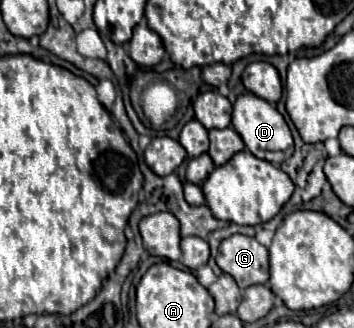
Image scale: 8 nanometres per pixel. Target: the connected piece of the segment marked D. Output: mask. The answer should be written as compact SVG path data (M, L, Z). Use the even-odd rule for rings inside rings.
M246 92L246 94L240 94L234 102L234 114L232 114L232 128L242 136L246 148L256 156L256 158L262 158L262 160L268 160L272 162L274 166L280 166L288 154L292 152L292 134L290 134L290 128L284 120L284 116L272 106L268 104L266 100Z

